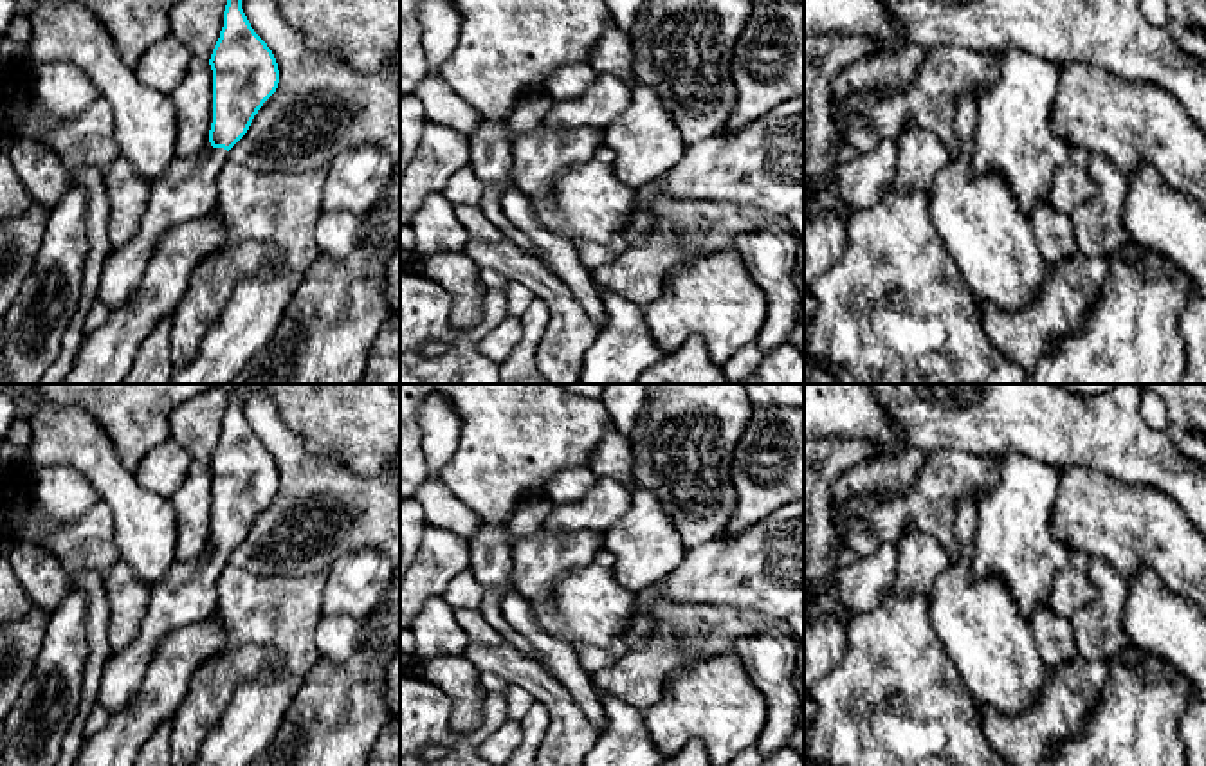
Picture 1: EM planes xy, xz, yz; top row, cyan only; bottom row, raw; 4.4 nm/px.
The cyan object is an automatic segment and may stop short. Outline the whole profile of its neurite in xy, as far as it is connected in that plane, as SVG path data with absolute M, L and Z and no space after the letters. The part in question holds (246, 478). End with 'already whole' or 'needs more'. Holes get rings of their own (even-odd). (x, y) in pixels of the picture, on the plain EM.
M247 384L225 386L227 409L224 415L224 431L209 463L213 474L211 552L189 562L175 562L164 579L151 584L139 636L126 649L114 652L101 674L96 705L101 705L110 716L123 710L139 690L159 640L177 627L204 620L216 609L216 580L227 564L229 553L247 537L258 514L278 492L279 474L276 461L267 447L254 436L242 413L240 395L245 386Z; needs more

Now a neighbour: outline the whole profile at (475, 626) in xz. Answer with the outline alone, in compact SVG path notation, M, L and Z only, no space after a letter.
M476 607L454 609L454 618L472 642L480 643L503 642L499 633L481 616L481 613Z

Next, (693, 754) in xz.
M699 739L689 741L676 755L667 757L658 766L712 766L705 743Z

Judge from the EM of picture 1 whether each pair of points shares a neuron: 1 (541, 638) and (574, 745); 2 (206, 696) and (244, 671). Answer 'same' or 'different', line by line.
1: different
2: same

